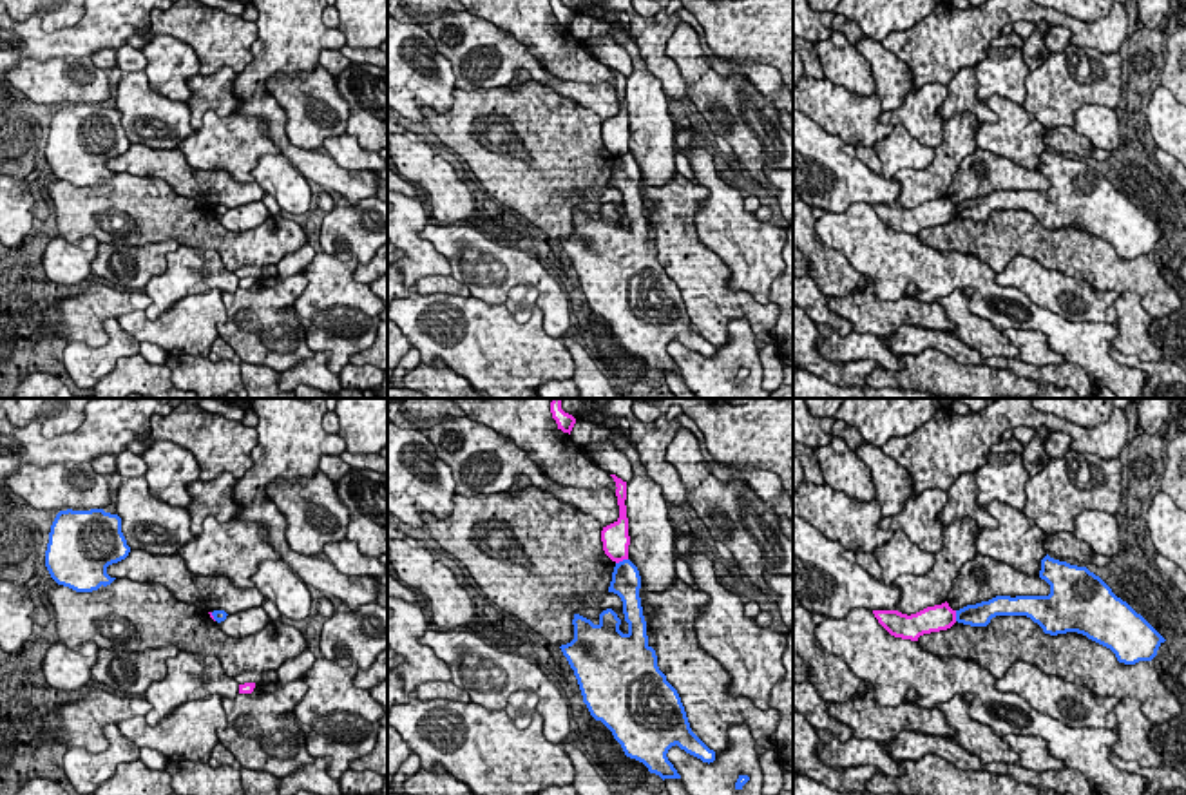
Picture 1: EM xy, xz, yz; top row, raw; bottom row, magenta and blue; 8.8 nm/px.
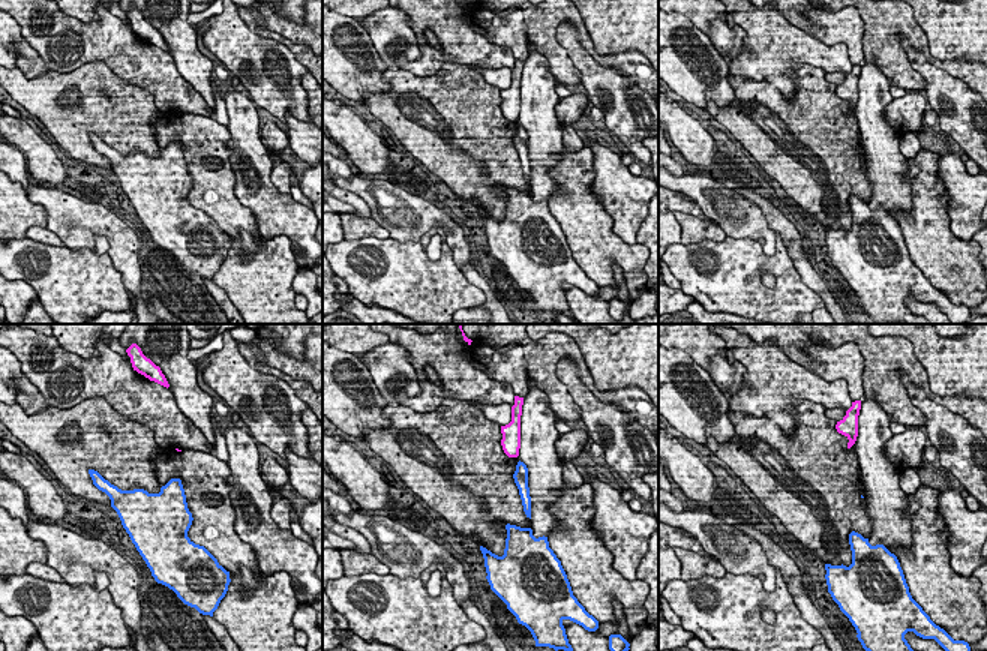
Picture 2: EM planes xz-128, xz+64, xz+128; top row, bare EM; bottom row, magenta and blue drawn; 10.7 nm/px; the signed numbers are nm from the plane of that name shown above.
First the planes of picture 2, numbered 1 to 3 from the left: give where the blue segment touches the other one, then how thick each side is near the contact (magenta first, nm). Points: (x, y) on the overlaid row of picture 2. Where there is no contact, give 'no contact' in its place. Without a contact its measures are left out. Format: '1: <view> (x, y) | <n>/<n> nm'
1: no contact
2: no contact
3: no contact

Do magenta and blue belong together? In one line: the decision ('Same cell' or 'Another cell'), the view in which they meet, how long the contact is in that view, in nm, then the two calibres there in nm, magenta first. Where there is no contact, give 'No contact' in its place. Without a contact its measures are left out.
Another cell. Touches magenta in xz. Shared border 120 nm. Thickness 240 nm (magenta) against 260 nm

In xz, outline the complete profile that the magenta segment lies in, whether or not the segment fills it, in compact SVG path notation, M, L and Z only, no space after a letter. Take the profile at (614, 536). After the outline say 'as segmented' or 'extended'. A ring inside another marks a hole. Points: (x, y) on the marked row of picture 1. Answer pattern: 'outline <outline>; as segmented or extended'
outline M610 474L616 482L616 496L617 496L617 505L619 505L619 518L603 527L601 531L601 541L603 541L603 551L605 554L619 563L623 560L628 560L628 545L630 545L630 536L628 536L628 518L626 518L626 482L617 478L616 474Z; as segmented

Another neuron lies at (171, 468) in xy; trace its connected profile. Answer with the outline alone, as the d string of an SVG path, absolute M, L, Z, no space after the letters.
M150 435L136 436L136 442L150 444L139 455L148 467L145 480L150 493L170 505L187 507L190 503L187 485L199 480L201 473L196 456L170 440L154 440Z

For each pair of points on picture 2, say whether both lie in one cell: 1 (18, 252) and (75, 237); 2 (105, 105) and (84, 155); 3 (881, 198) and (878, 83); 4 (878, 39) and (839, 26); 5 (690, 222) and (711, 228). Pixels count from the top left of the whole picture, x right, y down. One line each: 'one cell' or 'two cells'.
1: two cells
2: one cell
3: one cell
4: two cells
5: one cell

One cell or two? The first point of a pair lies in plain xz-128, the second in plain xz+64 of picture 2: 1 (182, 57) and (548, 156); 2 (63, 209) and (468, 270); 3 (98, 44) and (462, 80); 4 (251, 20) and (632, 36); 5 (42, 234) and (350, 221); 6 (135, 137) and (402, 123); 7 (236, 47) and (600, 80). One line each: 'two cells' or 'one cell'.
1: one cell
2: two cells
3: two cells
4: two cells
5: one cell
6: one cell
7: one cell

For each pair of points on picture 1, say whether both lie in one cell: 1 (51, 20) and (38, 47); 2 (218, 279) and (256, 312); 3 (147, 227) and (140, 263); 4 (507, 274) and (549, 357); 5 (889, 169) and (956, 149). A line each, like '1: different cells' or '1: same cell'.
1: different cells
2: different cells
3: different cells
4: different cells
5: different cells

